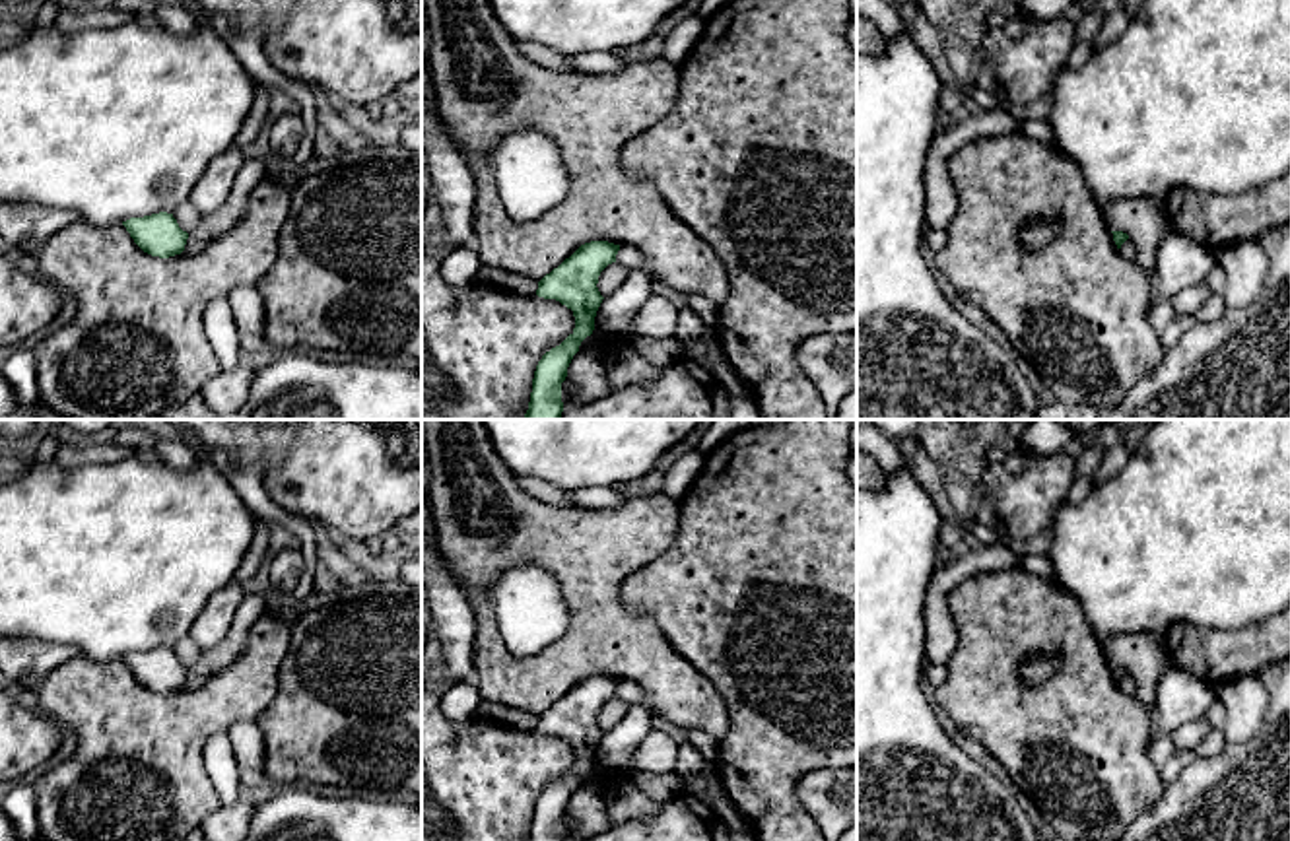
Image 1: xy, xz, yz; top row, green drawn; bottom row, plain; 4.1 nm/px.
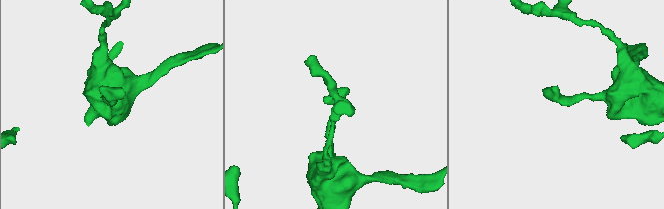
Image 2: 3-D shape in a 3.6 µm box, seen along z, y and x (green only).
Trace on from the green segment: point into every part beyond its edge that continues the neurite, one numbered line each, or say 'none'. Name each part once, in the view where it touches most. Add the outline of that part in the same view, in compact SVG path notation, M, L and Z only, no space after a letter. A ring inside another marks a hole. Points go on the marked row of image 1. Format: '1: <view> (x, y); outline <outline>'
none

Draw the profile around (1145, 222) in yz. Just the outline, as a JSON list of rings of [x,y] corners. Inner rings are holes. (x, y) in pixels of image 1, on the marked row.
[[[1131,198],[1103,212],[1111,231],[1123,231],[1135,243],[1135,260],[1152,278],[1156,276],[1156,252],[1170,229],[1166,204],[1160,198]]]

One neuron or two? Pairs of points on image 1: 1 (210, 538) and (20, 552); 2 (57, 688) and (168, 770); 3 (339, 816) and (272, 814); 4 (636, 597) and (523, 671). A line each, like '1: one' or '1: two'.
1: one
2: one
3: one
4: two

